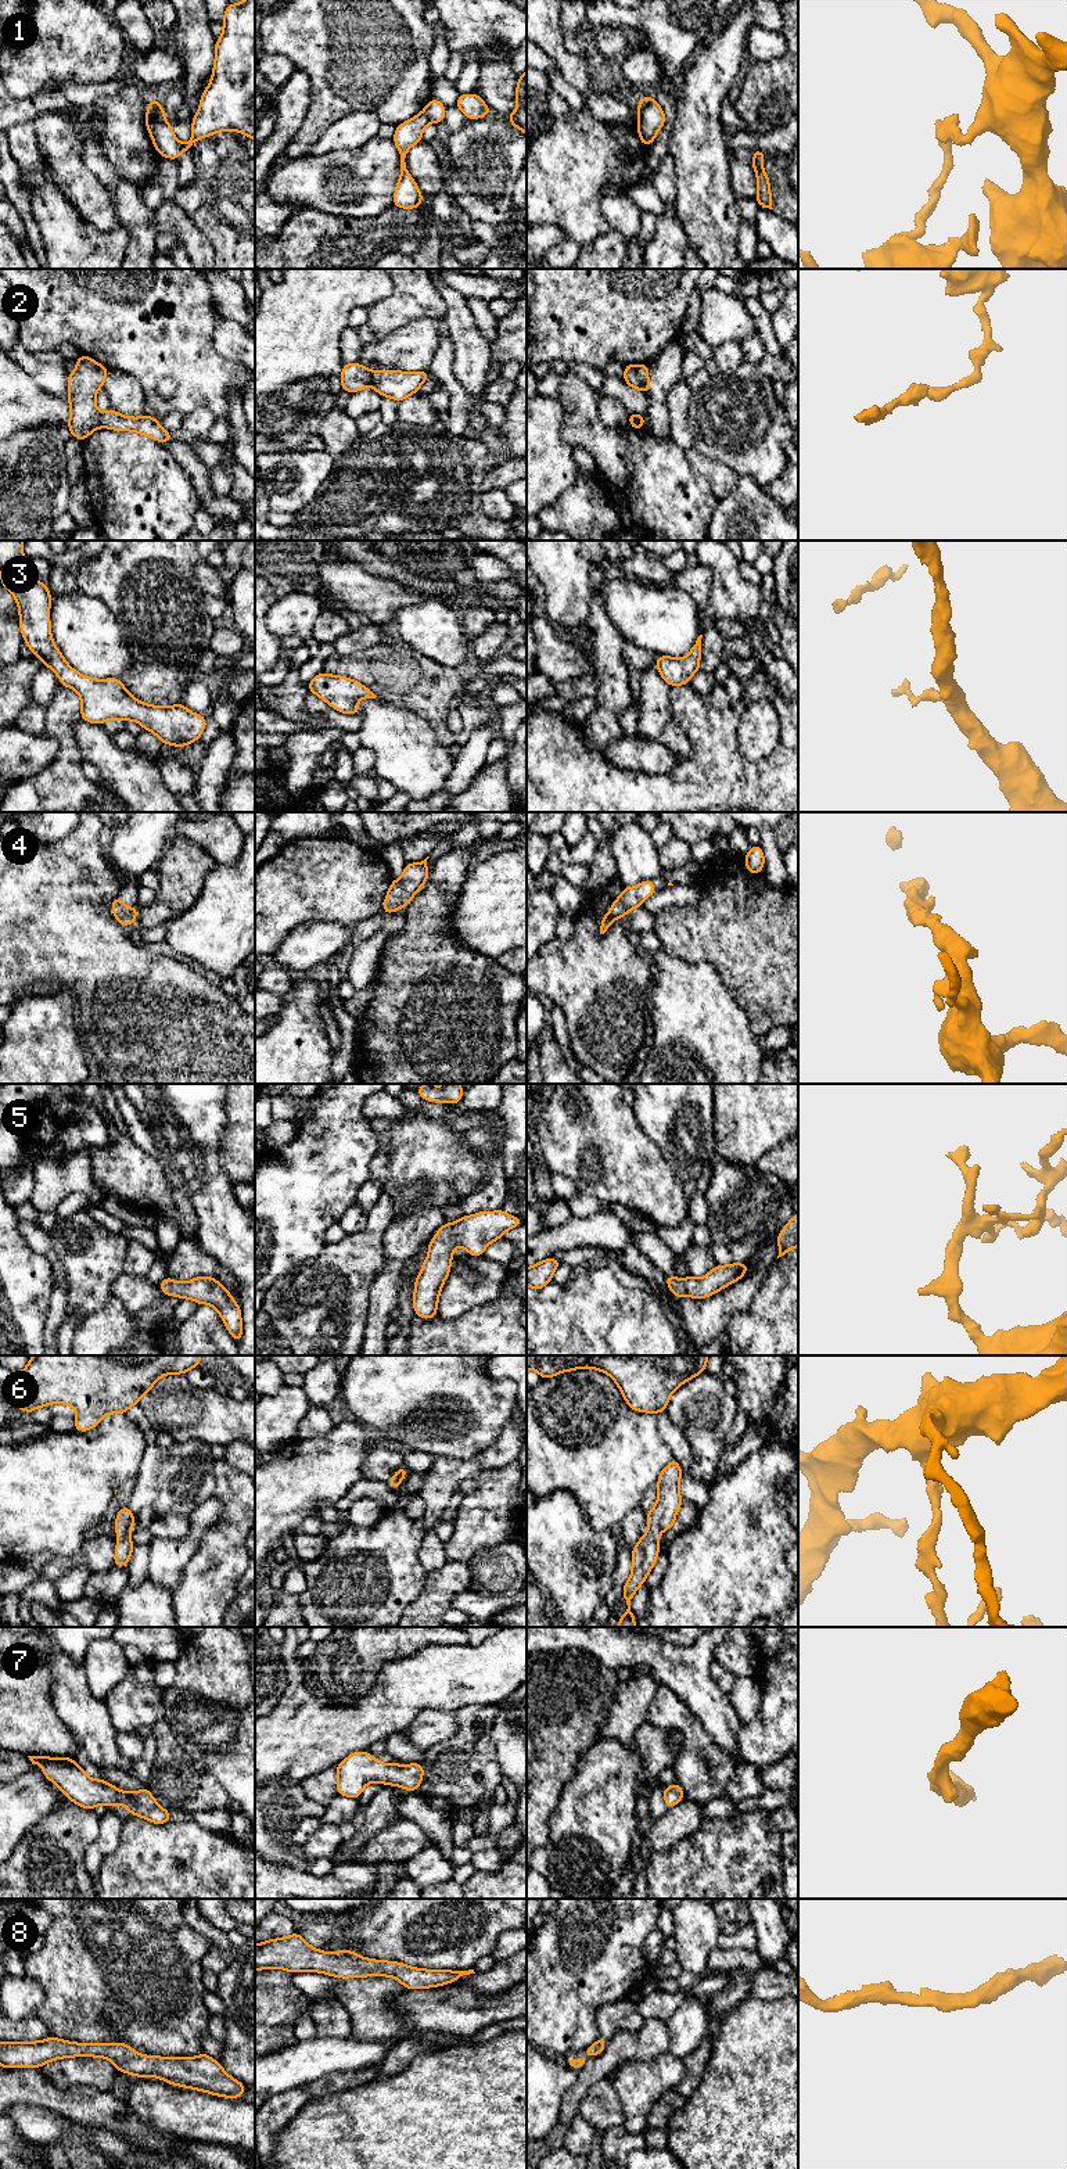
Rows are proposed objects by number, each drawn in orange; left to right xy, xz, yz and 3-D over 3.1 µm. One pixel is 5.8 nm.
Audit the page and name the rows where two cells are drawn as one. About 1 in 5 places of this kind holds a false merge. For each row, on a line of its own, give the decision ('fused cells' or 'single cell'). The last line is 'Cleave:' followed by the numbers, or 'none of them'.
1: fused cells
2: fused cells
3: single cell
4: single cell
5: single cell
6: single cell
7: single cell
8: single cell
Cleave: 1, 2

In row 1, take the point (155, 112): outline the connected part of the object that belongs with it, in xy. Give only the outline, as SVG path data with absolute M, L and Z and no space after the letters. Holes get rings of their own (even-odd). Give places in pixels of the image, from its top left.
M151 97L150 104L147 107L147 114L146 114L146 123L147 123L147 132L152 134L157 123L165 118L165 111L161 107L159 101Z

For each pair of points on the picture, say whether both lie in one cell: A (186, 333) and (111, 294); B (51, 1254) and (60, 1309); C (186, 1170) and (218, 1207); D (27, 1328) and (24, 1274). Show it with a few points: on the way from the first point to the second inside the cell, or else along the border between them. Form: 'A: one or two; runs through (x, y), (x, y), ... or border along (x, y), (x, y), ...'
A: one; runs through (168, 333), (158, 323), (140, 320), (129, 309)
B: one; runs through (58, 1268), (60, 1295)
C: one; runs through (196, 1180), (211, 1198)
D: one; runs through (24, 1314), (24, 1288)

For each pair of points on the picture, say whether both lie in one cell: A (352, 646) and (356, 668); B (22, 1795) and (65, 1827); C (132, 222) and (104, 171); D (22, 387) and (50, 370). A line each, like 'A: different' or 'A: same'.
A: different
B: different
C: same
D: different

